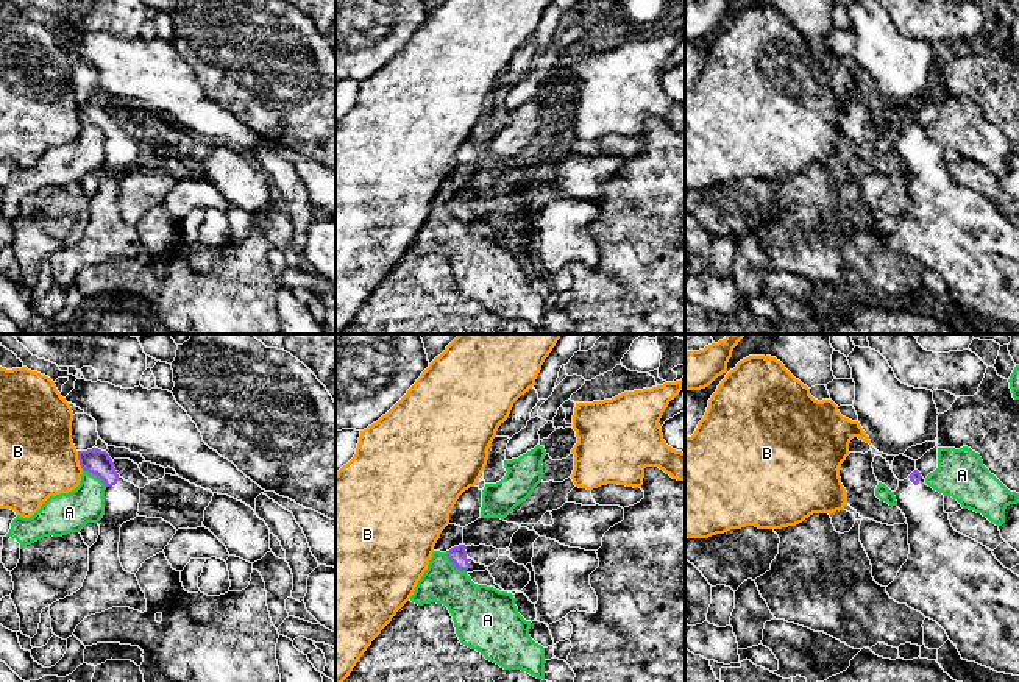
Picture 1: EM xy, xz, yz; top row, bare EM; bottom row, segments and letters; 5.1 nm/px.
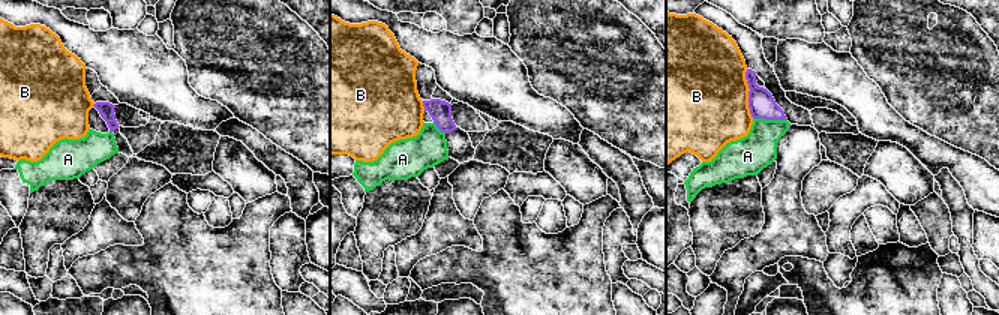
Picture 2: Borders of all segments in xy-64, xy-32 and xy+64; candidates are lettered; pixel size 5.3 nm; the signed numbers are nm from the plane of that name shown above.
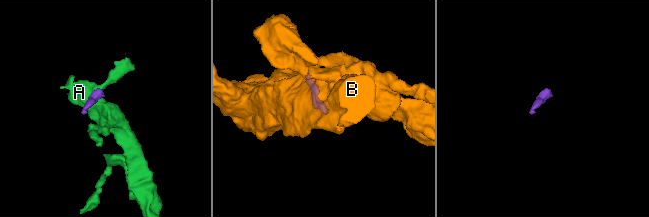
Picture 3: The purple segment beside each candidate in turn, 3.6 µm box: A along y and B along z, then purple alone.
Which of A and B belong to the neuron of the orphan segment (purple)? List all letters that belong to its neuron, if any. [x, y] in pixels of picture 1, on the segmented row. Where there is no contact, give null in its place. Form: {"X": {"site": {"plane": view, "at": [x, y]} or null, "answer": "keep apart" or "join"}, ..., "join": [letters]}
{"A": {"site": {"plane": "xz", "at": [454, 565]}, "answer": "keep apart"}, "B": {"site": {"plane": "xy", "at": [78, 459]}, "answer": "keep apart"}, "join": []}

